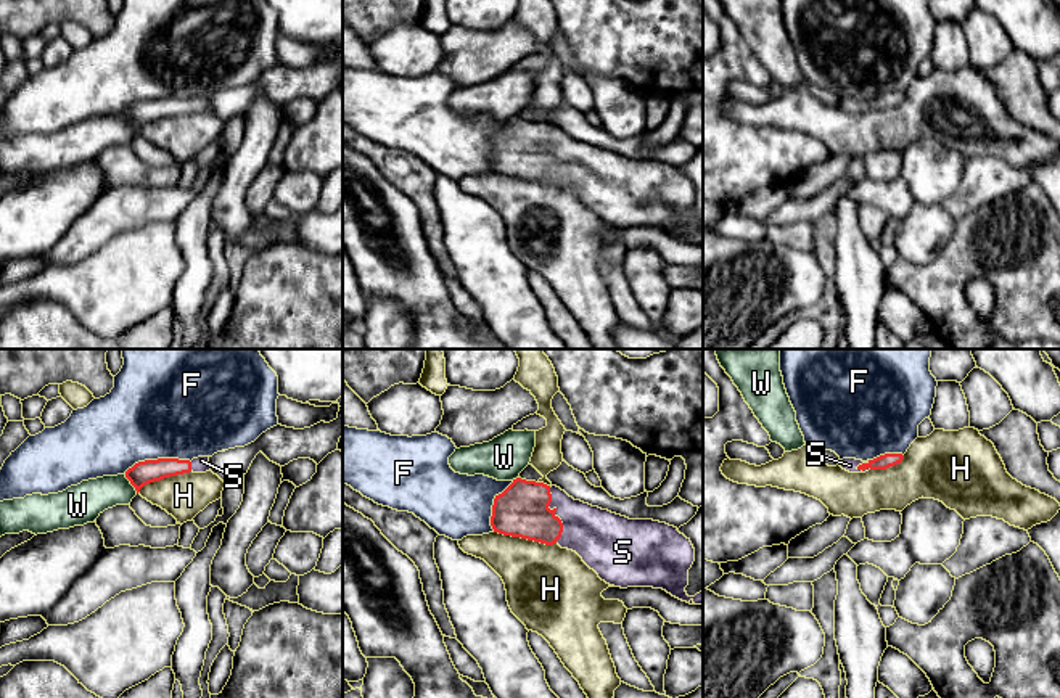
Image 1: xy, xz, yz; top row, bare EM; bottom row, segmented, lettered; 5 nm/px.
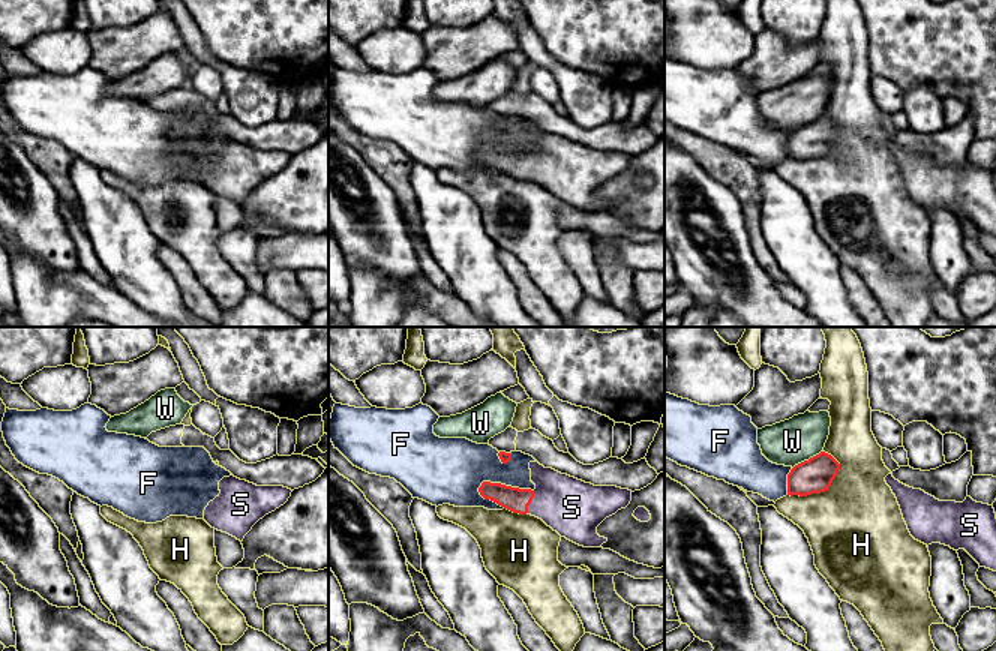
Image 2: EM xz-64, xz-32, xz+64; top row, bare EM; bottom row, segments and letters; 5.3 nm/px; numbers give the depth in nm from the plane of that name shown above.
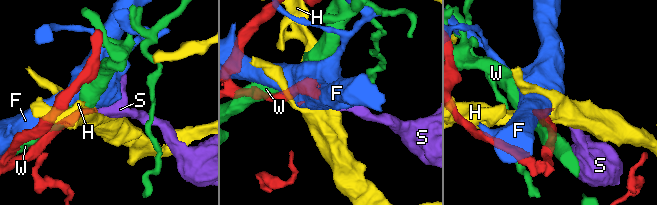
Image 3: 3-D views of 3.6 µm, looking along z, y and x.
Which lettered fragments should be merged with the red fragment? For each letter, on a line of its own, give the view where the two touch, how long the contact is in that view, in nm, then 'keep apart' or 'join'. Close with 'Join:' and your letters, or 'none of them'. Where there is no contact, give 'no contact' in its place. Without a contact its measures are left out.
F: contact in xy; length 340 nm; keep apart
H: contact in xz; length 320 nm; keep apart
S: contact in xz; length 280 nm; join
W: contact in xy; length 120 nm; keep apart
Join: S

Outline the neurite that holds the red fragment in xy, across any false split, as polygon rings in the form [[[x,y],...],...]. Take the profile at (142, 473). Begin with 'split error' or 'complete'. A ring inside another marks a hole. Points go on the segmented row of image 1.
split error; [[[198,457],[190,460],[158,458],[135,463],[125,471],[125,478],[135,487],[137,494],[150,482],[183,473],[206,473],[211,471],[209,457]]]

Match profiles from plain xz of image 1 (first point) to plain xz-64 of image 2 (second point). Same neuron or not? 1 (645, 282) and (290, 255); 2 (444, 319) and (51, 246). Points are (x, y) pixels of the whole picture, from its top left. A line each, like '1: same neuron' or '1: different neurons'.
1: different neurons
2: same neuron

